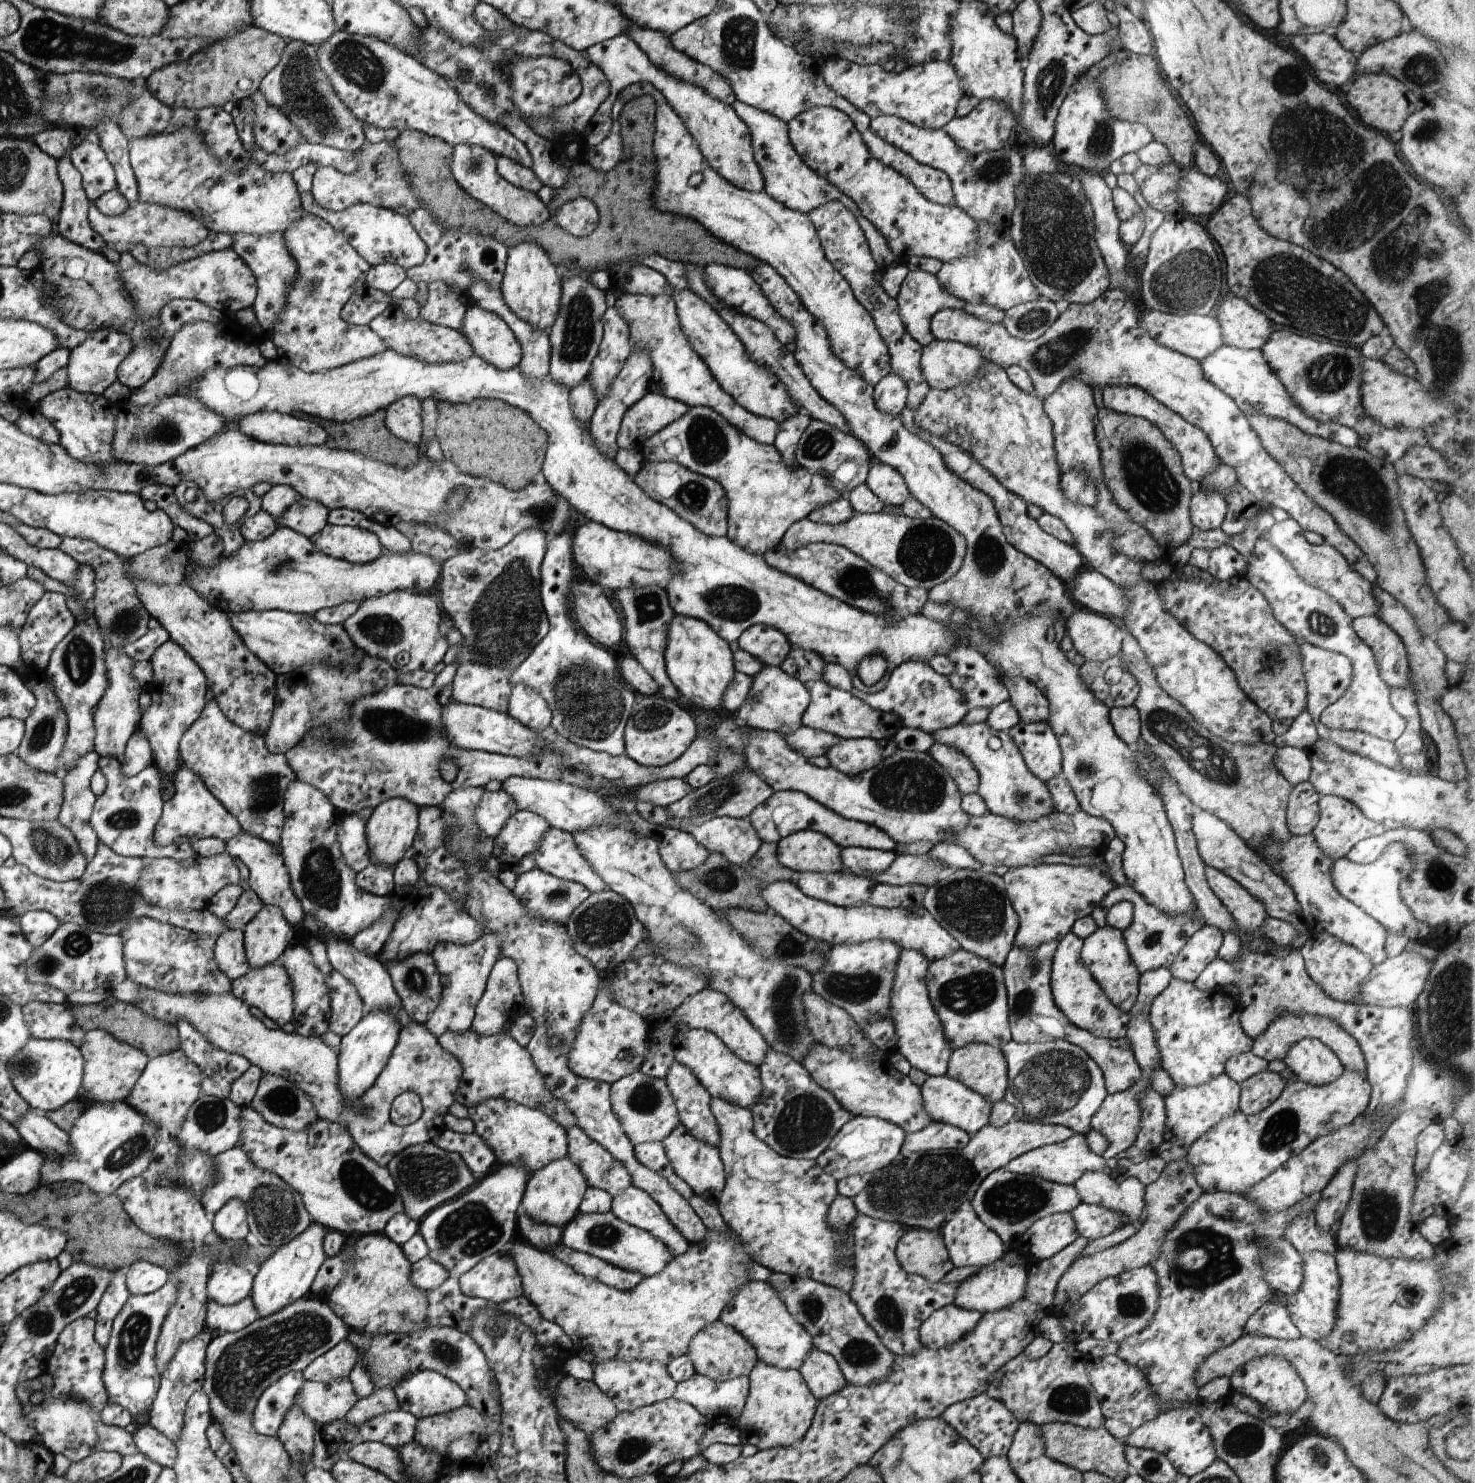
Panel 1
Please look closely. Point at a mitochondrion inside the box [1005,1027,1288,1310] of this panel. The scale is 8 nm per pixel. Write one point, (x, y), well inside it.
(1224, 1264)

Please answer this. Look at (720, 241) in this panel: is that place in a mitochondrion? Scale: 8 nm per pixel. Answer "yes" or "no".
no

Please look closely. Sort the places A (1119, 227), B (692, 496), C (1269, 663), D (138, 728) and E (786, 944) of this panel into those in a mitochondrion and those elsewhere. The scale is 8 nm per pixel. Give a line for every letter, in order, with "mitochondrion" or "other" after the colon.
A: other
B: mitochondrion
C: mitochondrion
D: other
E: mitochondrion

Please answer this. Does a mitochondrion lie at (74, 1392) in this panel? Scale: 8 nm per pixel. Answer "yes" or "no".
no

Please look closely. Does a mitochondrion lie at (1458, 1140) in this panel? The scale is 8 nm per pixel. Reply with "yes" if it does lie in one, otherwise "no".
no

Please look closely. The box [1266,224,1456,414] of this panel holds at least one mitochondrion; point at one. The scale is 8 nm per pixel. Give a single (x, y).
(1328, 373)

